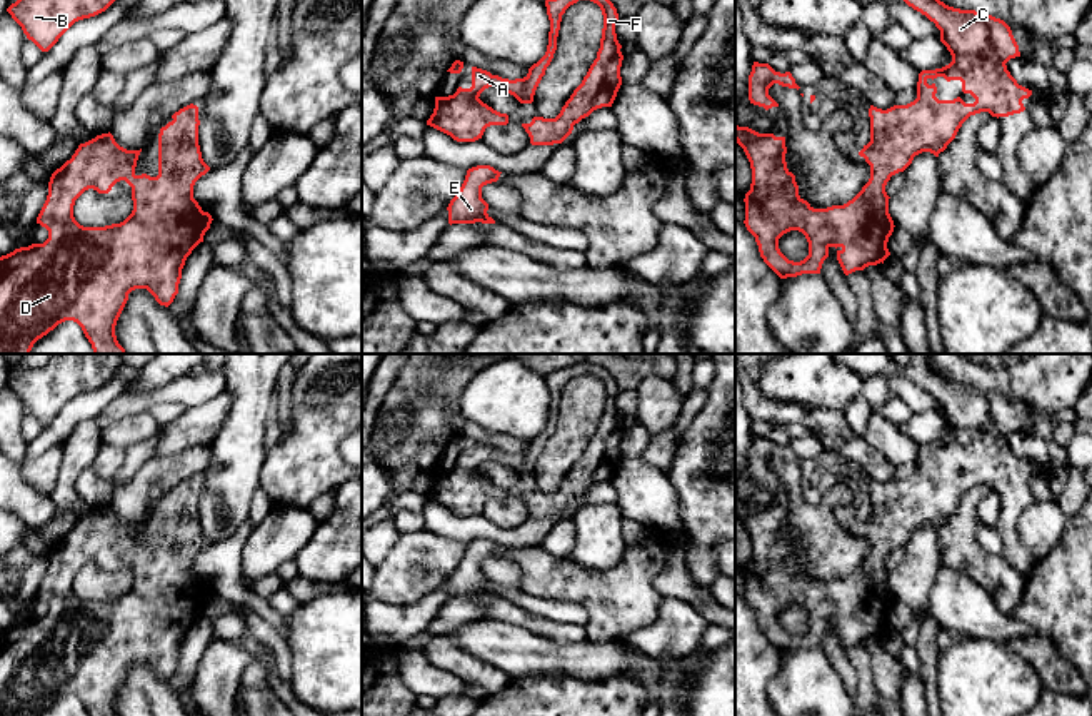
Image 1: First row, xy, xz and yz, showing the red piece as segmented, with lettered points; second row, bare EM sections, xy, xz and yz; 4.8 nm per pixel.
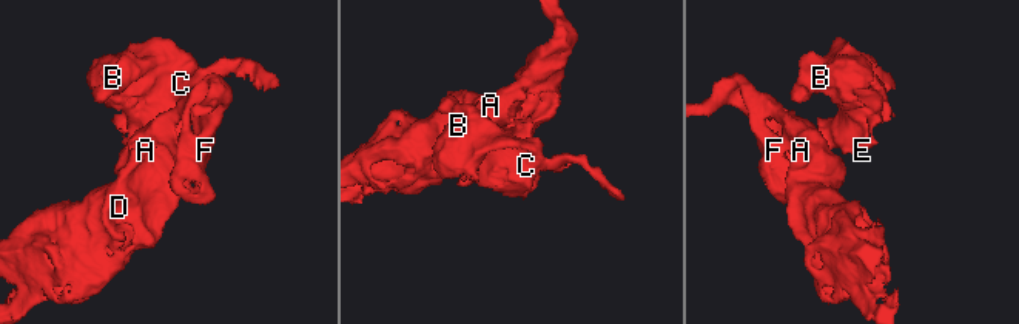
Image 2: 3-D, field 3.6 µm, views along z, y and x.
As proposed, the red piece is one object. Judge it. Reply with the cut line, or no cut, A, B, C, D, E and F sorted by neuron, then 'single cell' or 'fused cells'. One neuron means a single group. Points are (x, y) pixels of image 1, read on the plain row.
no cut | A B C D E F | single cell

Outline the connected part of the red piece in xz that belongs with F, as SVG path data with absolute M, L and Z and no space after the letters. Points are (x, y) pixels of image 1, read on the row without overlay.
M582 362L545 374L550 394L547 426L528 442L523 452L508 454L472 441L472 461L458 461L453 469L435 471L435 482L427 499L450 509L457 516L475 516L482 512L487 501L507 499L508 489L483 477L478 472L480 467L488 461L495 461L513 469L520 477L532 477L535 464L557 424L562 389L579 374L597 377L604 389L597 432L555 492L533 491L530 497L522 497L522 501L528 507L532 519L562 517L572 507L574 499L582 492L589 491L597 482L612 481L622 459L620 441L624 429L615 407L619 387L604 367Z

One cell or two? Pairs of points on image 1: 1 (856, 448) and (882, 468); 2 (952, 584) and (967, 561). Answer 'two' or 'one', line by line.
1: one
2: two

